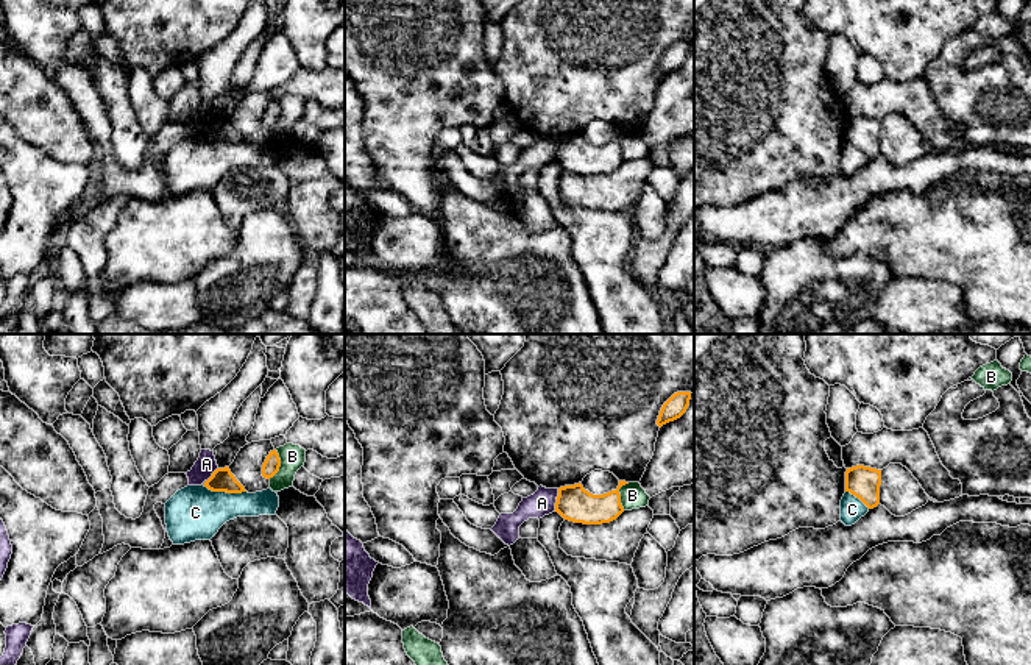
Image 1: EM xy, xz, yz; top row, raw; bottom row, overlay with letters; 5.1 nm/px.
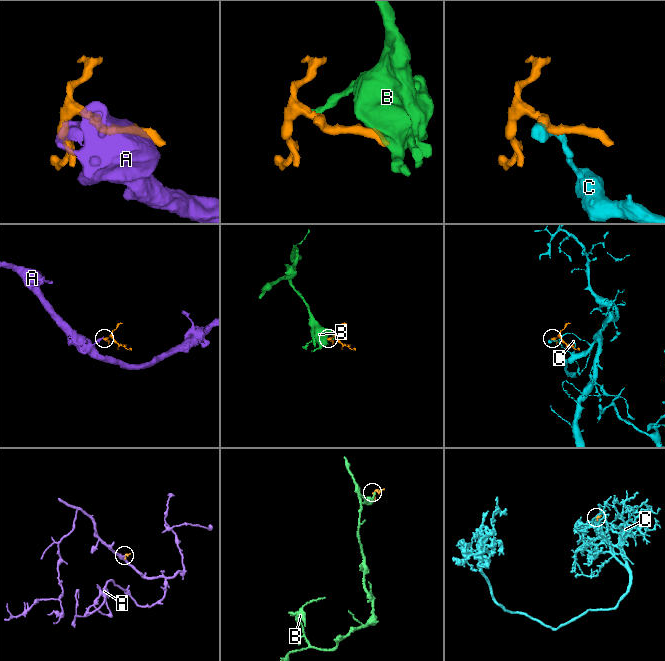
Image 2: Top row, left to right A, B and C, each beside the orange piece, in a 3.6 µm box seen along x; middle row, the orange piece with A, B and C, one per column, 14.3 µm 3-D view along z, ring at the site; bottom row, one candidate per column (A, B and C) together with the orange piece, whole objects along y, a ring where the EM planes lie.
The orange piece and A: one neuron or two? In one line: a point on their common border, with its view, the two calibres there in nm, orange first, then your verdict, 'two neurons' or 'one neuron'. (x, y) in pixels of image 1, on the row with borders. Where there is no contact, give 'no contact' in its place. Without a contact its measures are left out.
contact xz (557, 500); calibres 180 and 130 nm; two neurons

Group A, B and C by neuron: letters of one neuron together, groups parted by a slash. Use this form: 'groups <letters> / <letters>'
groups A / B / C

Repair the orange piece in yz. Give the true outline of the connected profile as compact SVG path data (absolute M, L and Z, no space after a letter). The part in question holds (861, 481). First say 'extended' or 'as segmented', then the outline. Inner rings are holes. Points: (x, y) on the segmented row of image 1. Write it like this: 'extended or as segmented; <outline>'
as segmented; M856 465L845 471L845 492L859 498L869 509L880 504L881 470Z

